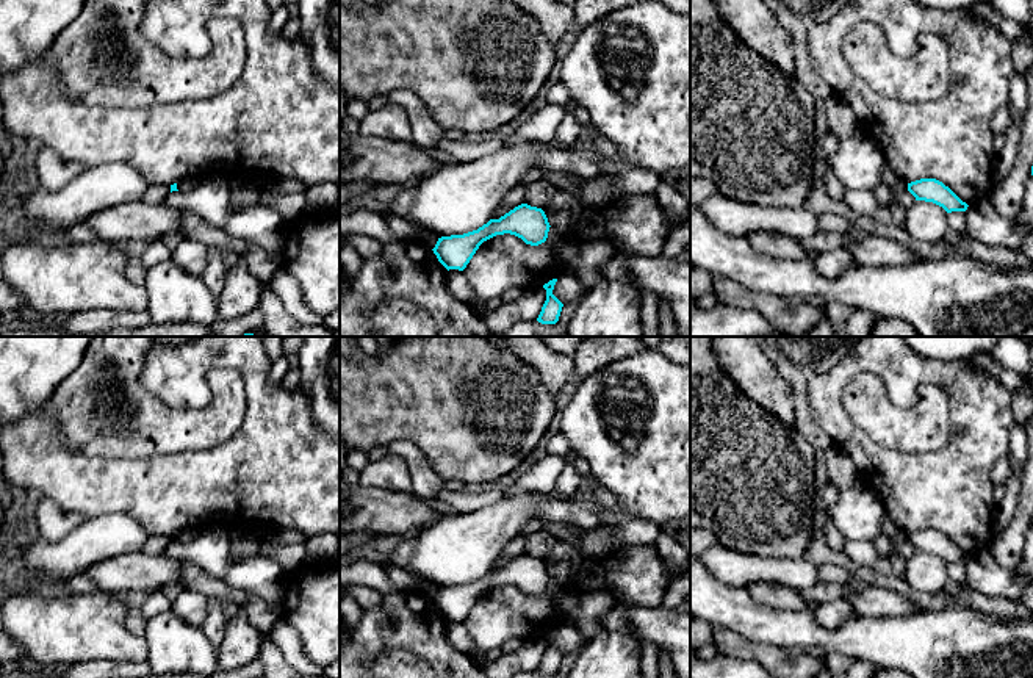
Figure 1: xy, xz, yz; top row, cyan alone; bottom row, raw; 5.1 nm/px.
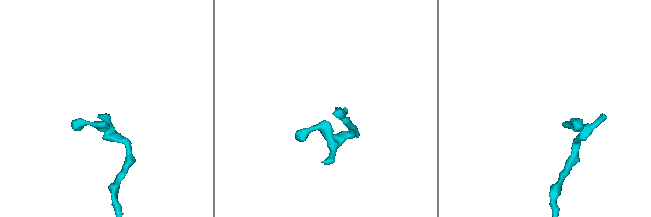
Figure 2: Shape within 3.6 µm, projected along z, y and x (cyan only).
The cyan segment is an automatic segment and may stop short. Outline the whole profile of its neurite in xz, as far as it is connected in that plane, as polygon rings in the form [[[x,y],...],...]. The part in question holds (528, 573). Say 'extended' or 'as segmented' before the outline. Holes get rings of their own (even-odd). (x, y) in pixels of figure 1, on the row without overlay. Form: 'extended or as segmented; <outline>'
as segmented; [[[521,554],[499,570],[490,570],[477,581],[438,589],[432,601],[448,622],[463,622],[484,592],[510,584],[526,595],[538,597],[546,592],[549,578],[542,559]]]

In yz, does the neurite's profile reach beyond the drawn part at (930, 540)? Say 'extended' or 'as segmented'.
as segmented

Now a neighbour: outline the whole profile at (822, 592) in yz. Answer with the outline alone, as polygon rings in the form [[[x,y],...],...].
[[[853,576],[850,582],[828,582],[820,581],[814,587],[801,590],[806,601],[817,601],[819,604],[842,598],[850,592],[859,593],[870,587],[869,581]]]

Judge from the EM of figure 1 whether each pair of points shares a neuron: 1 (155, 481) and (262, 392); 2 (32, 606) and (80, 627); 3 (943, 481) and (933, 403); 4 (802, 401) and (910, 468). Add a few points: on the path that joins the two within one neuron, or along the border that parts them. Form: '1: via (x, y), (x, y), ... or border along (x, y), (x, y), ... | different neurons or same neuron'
1: via (190, 481), (205, 481), (260, 426) | same neuron
2: via (44, 619), (52, 627), (68, 627) | same neuron
3: border along (950, 415), (950, 440), (944, 447), (903, 453) | different neurons
4: border along (822, 371), (808, 382), (808, 411), (830, 436) | different neurons

